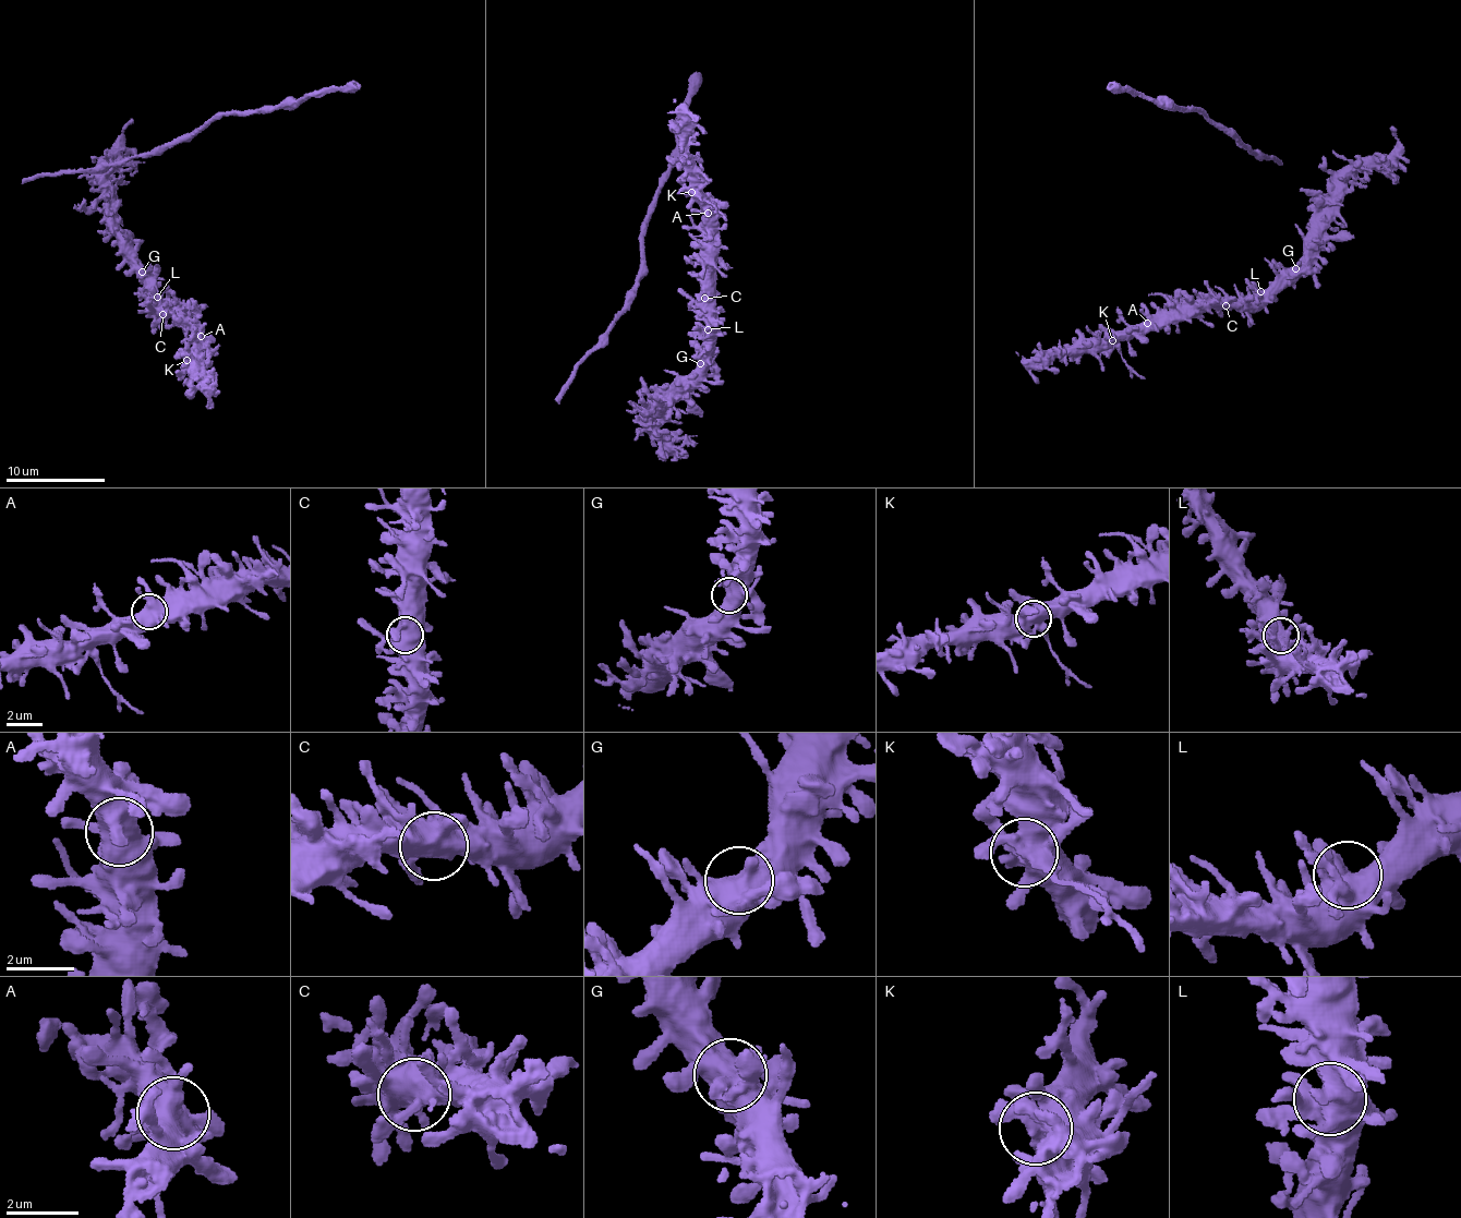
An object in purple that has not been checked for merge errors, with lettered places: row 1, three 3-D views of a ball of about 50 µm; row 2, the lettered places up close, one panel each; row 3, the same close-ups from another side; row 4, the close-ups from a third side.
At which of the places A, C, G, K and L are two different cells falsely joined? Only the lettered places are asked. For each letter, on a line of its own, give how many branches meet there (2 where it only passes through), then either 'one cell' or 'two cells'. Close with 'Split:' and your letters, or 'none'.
A: branches 5; one cell
C: branches 4; one cell
G: branches 4; one cell
K: branches 4; one cell
L: branches 6; one cell
Split: none

